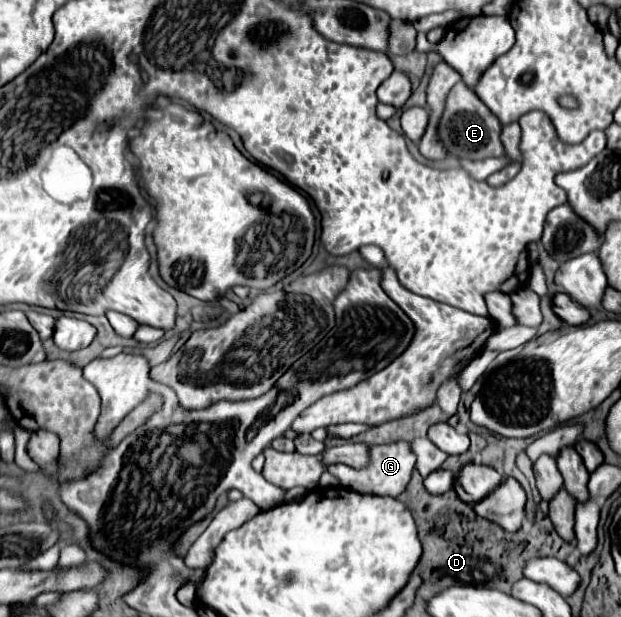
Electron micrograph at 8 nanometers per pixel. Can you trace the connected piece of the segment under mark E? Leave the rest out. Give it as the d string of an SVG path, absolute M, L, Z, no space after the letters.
M457 82L445 100L445 110L439 118L439 142L447 150L449 156L455 156L459 160L483 160L491 156L503 156L503 144L499 140L501 134L501 122L497 116L481 102L481 98L467 88L463 82Z

